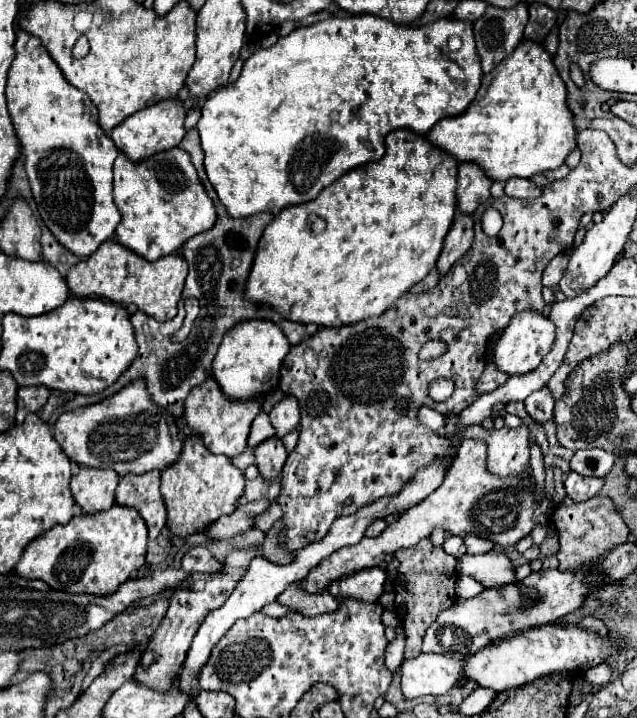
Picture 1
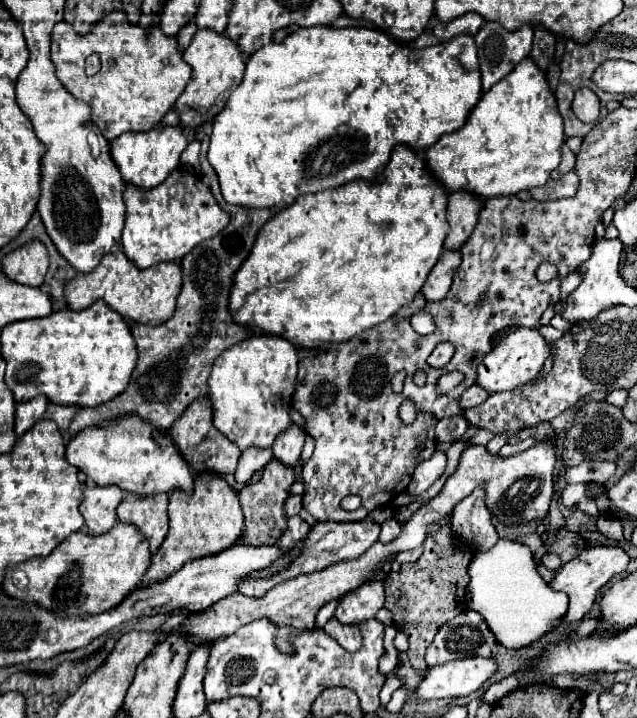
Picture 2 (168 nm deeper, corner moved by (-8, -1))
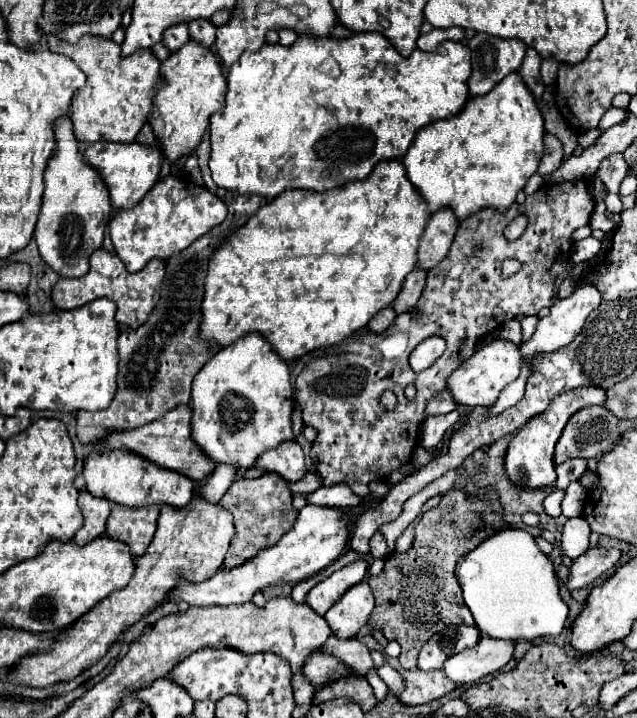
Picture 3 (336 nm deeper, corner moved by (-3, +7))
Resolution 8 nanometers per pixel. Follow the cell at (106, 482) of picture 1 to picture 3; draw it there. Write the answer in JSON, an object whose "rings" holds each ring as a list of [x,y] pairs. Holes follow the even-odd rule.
{"rings":[[[83,489],[79,493],[79,507],[83,511],[85,523],[75,533],[73,539],[77,545],[83,545],[83,543],[89,543],[95,537],[105,533],[105,523],[107,523],[107,517],[111,513],[111,503],[107,503],[107,499],[99,499]]]}

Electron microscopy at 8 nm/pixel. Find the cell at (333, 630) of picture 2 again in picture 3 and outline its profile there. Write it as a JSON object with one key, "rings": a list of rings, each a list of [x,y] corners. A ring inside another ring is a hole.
{"rings":[[[329,635],[327,643],[323,643],[323,649],[327,653],[339,657],[349,667],[353,667],[359,675],[367,675],[367,671],[373,667],[371,653],[359,637],[355,637],[355,639],[335,639],[335,635]]]}

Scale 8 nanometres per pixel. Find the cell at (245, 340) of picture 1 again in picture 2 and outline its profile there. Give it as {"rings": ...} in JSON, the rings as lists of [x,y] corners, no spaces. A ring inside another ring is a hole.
{"rings":[[[260,335],[236,343],[236,347],[230,347],[216,359],[208,377],[208,399],[212,403],[214,427],[226,439],[236,443],[240,451],[248,447],[272,447],[274,439],[292,425],[290,405],[296,391],[296,373],[296,347],[286,339]]]}

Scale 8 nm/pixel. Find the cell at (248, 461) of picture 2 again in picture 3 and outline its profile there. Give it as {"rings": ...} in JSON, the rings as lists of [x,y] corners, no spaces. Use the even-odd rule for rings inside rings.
{"rings":[[[215,467],[211,479],[199,489],[199,493],[207,499],[207,501],[221,501],[223,493],[231,487],[231,483],[237,479],[237,473],[239,473],[239,467]]]}

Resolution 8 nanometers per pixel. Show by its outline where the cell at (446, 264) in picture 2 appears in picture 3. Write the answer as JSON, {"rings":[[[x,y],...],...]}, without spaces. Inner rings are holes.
{"rings":[[[413,269],[411,275],[407,275],[407,279],[403,283],[403,289],[393,303],[397,313],[403,313],[403,311],[411,309],[419,301],[421,293],[423,293],[423,287],[425,287],[425,281],[427,281],[427,271],[415,271]]]}

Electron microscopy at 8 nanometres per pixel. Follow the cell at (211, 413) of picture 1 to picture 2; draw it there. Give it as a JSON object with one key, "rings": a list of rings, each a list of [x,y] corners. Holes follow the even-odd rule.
{"rings":[[[206,397],[192,403],[192,407],[186,407],[184,415],[168,429],[168,435],[194,473],[212,471],[216,475],[228,475],[236,469],[240,449],[232,447],[232,443],[228,443],[228,439],[224,439],[224,435],[220,435],[220,431],[212,427],[212,407],[208,407]]]}

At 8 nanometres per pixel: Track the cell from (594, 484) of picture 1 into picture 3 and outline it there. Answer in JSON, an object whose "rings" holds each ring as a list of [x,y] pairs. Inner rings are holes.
{"rings":[[[555,489],[555,491],[551,491],[551,493],[547,495],[547,499],[545,499],[545,511],[547,511],[547,515],[559,517],[563,497],[565,497],[565,491],[559,491],[559,489]]]}

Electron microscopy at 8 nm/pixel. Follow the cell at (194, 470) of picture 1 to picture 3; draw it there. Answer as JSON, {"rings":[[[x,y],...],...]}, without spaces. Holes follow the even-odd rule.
{"rings":[[[197,495],[187,507],[181,507],[179,511],[161,507],[157,533],[143,557],[137,559],[137,571],[131,577],[131,583],[125,589],[111,593],[89,613],[77,619],[69,627],[67,635],[59,639],[51,651],[43,651],[41,655],[27,655],[19,663],[15,663],[11,677],[33,687],[47,687],[51,683],[77,677],[83,669],[87,669],[107,653],[109,645],[119,637],[121,631],[161,605],[165,601],[165,595],[171,591],[171,587],[177,585],[177,579],[181,575],[193,583],[209,579],[223,565],[225,553],[235,535],[233,525],[235,523],[231,519],[231,513],[225,507],[221,507],[219,503],[207,503],[207,499],[203,499],[201,495]]]}

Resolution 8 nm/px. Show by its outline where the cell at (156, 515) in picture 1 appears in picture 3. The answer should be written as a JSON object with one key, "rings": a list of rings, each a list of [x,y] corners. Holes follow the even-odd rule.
{"rings":[[[115,503],[107,519],[105,535],[129,543],[133,555],[141,557],[155,535],[157,517],[159,517],[159,507],[155,505],[131,511],[131,507],[119,507]]]}

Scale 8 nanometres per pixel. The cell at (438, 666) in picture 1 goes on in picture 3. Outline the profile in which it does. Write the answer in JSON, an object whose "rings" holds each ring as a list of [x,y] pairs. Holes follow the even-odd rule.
{"rings":[[[481,637],[479,643],[443,663],[443,673],[457,685],[473,685],[479,679],[499,673],[513,657],[513,643]]]}

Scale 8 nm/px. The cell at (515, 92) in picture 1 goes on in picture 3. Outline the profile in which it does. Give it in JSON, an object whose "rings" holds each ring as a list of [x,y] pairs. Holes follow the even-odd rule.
{"rings":[[[515,71],[515,75],[507,75],[507,79],[503,79],[499,87],[493,87],[487,95],[471,97],[461,113],[419,129],[415,141],[403,157],[403,165],[411,183],[423,199],[427,199],[431,213],[441,207],[451,207],[459,219],[465,219],[483,207],[497,207],[499,211],[505,211],[515,201],[517,191],[525,187],[527,179],[537,171],[543,159],[543,139],[545,119],[535,103],[535,97],[527,91],[527,87],[523,87],[523,79],[519,79],[519,73]]]}

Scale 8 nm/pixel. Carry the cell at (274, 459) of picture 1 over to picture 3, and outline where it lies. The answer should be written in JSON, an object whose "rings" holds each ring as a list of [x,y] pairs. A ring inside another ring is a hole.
{"rings":[[[263,473],[259,479],[237,479],[219,503],[223,503],[223,507],[233,513],[235,521],[235,537],[231,539],[223,567],[237,567],[245,559],[253,557],[259,549],[277,543],[291,529],[297,517],[297,511],[291,505],[291,491],[287,481],[275,473]]]}

